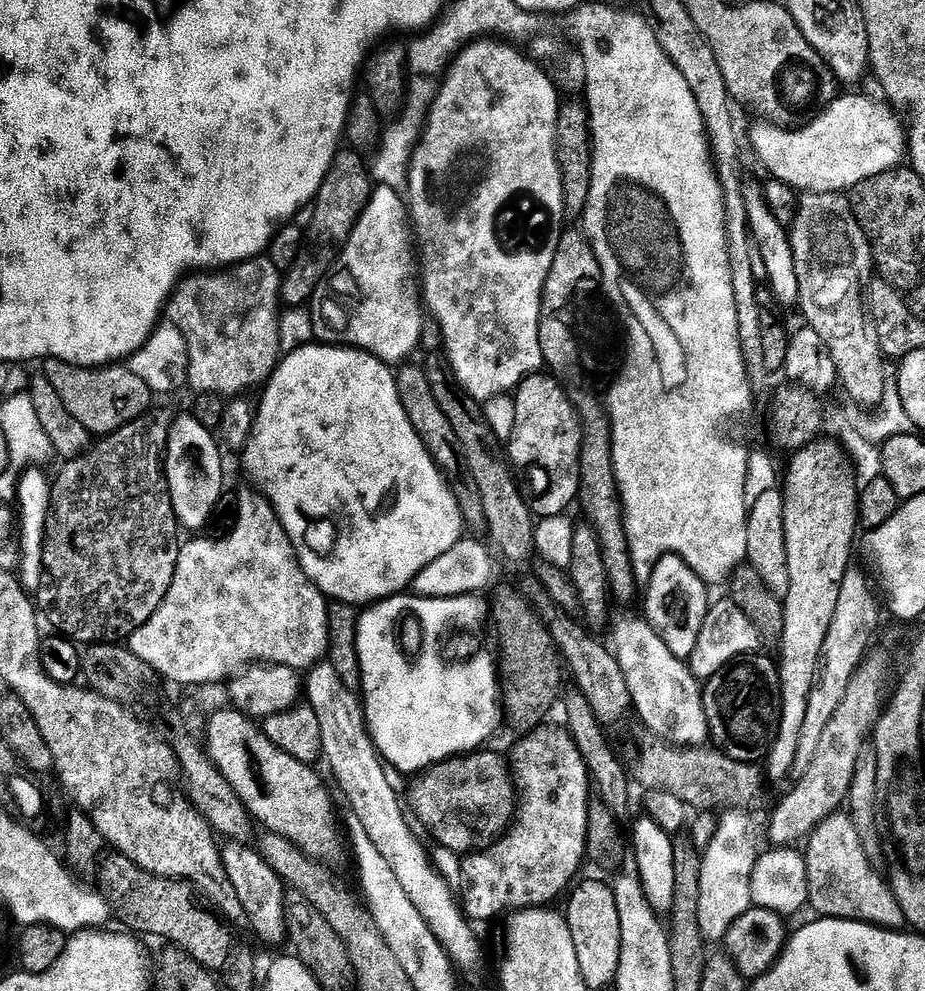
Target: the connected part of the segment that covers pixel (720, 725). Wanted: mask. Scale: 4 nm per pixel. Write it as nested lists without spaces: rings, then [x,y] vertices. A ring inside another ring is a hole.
[[[749,654],[732,661],[703,685],[704,709],[711,743],[740,763],[763,761],[780,730],[782,694],[777,661],[761,654]]]

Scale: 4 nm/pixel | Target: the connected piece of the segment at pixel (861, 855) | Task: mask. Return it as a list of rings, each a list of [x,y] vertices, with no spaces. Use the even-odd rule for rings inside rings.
[[[851,815],[844,817],[835,824],[829,818],[817,825],[807,841],[808,852],[808,904],[824,918],[833,920],[858,920],[861,924],[874,924],[878,928],[900,930],[906,921],[902,914],[902,906],[894,898],[889,881],[880,876],[877,869],[868,860],[864,852],[864,844],[860,840],[858,830],[854,826]],[[837,828],[840,840],[837,844],[828,844],[832,840],[831,832]]]

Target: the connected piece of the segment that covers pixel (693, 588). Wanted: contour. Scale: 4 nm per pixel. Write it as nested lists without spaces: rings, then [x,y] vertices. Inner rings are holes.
[[[666,555],[652,570],[652,581],[646,586],[648,597],[644,600],[646,619],[655,625],[656,632],[671,652],[682,661],[687,661],[698,646],[702,626],[708,617],[710,599],[709,585],[692,572],[691,566],[680,556]]]

